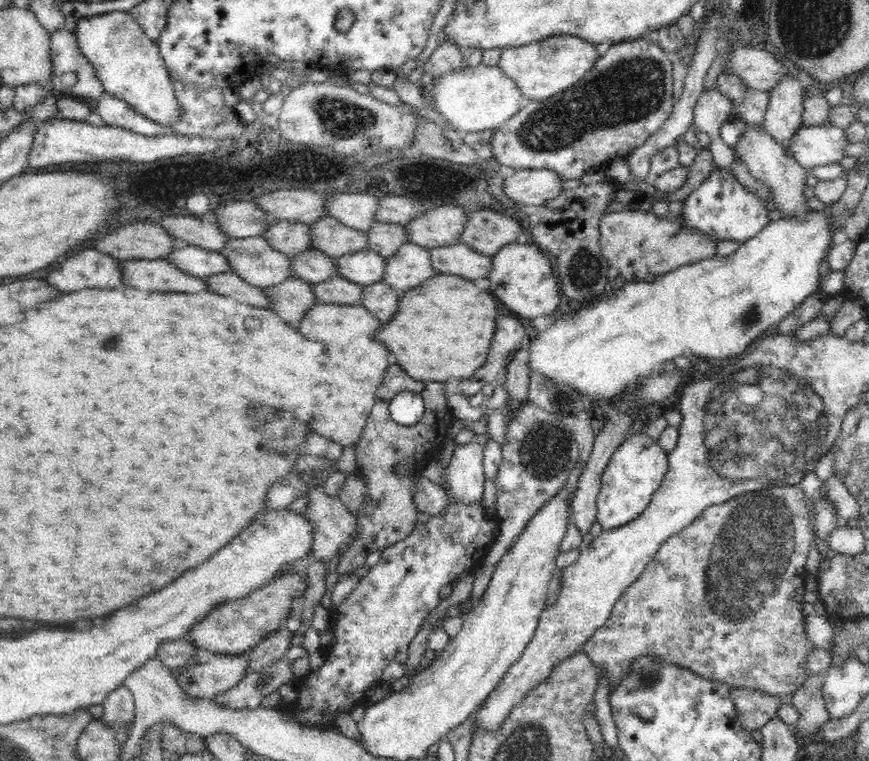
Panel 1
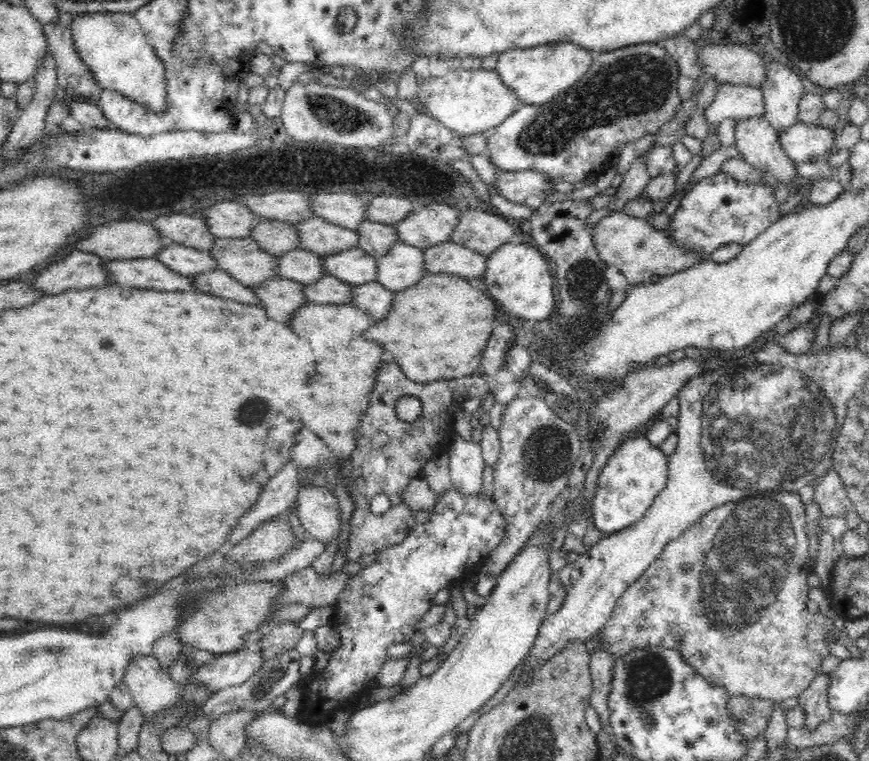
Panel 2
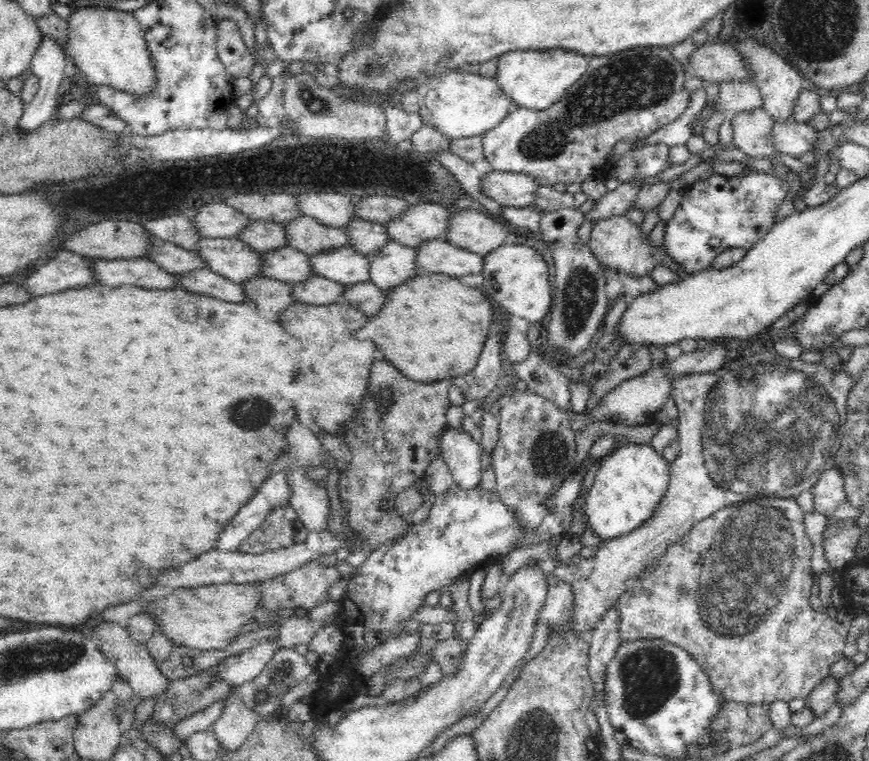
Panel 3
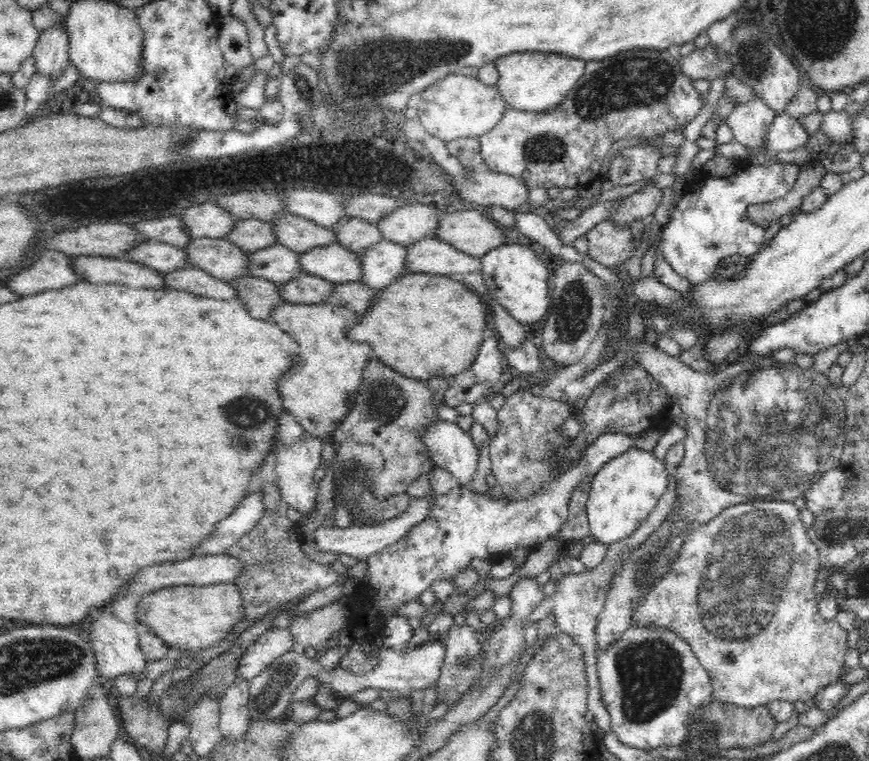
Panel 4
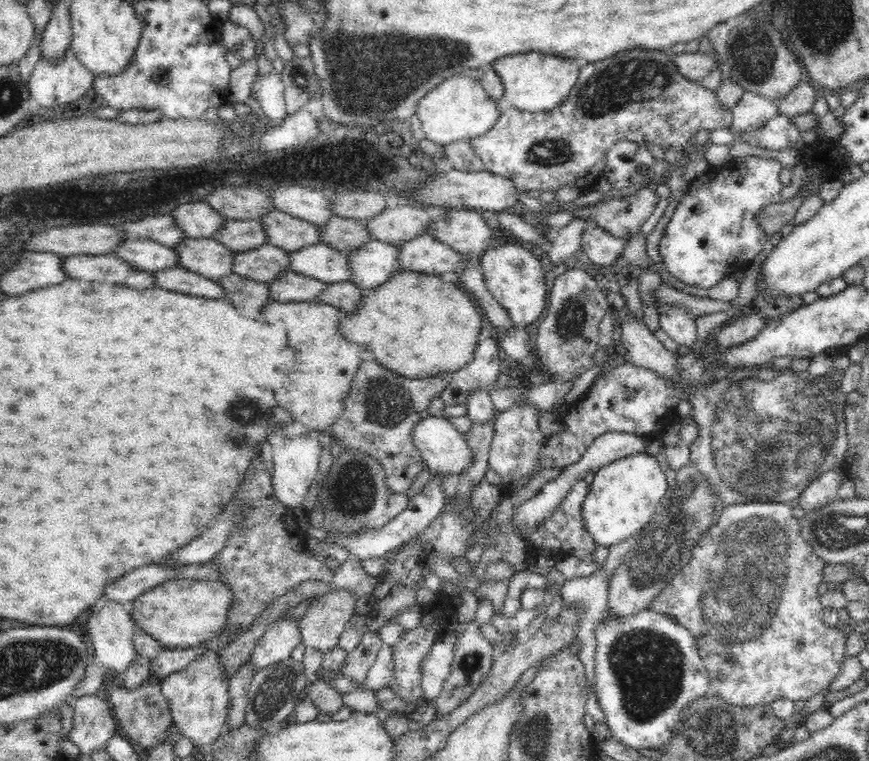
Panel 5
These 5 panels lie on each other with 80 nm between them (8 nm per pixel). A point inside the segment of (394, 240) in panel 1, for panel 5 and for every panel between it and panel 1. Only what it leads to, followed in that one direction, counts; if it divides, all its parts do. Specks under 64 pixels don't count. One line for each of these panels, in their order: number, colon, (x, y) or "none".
2: (376, 239)
3: (366, 237)
4: (356, 234)
5: (343, 234)

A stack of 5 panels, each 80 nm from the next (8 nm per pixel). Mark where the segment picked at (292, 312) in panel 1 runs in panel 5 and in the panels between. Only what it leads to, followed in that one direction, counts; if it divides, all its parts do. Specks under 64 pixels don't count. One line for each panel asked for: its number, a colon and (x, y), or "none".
2: (281, 298)
3: (270, 297)
4: (261, 297)
5: (249, 296)

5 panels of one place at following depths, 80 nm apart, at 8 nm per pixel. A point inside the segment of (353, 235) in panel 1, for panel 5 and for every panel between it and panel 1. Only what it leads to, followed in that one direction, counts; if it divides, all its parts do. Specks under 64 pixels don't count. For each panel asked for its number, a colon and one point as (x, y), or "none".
2: (317, 235)
3: (305, 233)
4: (295, 232)
5: (290, 233)

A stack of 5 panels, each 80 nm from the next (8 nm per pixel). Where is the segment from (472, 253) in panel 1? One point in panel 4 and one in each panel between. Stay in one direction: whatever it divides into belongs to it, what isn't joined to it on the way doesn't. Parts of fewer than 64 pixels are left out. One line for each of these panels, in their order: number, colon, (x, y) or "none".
2: (450, 258)
3: (436, 256)
4: (430, 255)

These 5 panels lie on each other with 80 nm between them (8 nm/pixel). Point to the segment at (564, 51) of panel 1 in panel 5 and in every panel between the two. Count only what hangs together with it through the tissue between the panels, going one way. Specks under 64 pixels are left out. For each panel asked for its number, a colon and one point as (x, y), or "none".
2: (537, 74)
3: (535, 79)
4: (529, 81)
5: (532, 81)

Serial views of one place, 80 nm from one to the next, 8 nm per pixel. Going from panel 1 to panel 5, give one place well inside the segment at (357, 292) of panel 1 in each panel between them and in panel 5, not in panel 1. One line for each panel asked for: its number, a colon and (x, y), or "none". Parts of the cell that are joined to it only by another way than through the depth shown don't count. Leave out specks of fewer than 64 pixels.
2: (329, 290)
3: (317, 290)
4: (306, 288)
5: (292, 287)

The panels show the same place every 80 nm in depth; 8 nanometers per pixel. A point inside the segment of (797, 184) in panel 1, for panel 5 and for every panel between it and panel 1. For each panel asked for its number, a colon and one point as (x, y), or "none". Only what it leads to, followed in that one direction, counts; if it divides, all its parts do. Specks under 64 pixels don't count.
2: (756, 140)
3: (752, 131)
4: (749, 122)
5: (751, 111)

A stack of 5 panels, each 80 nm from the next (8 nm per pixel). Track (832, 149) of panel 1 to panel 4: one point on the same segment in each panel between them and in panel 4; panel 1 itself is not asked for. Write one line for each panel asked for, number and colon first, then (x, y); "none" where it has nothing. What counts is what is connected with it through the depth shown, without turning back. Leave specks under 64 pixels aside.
2: (802, 143)
3: (793, 138)
4: (786, 134)

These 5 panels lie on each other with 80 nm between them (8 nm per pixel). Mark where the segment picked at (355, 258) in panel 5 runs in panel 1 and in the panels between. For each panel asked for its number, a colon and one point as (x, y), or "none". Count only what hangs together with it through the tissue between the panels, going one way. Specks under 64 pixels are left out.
1: (410, 266)
2: (403, 266)
3: (395, 264)
4: (384, 263)

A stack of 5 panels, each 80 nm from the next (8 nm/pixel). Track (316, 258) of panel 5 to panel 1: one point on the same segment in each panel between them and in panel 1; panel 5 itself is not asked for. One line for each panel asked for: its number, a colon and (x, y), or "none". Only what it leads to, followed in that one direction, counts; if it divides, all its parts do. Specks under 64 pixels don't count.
1: (366, 267)
2: (355, 266)
3: (344, 265)
4: (334, 263)

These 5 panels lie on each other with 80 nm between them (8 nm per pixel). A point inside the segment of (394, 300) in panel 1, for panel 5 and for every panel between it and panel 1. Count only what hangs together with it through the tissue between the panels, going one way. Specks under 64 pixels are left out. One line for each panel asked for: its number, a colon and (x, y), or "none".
2: (372, 297)
3: (365, 296)
4: (356, 296)
5: (345, 295)

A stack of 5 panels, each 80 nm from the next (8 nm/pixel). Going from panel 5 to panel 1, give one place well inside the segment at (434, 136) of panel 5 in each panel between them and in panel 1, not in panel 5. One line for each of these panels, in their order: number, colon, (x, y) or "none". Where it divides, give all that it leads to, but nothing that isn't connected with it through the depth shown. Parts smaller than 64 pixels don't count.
1: (473, 99)
2: (469, 102)
3: (460, 105)
4: (458, 106)

